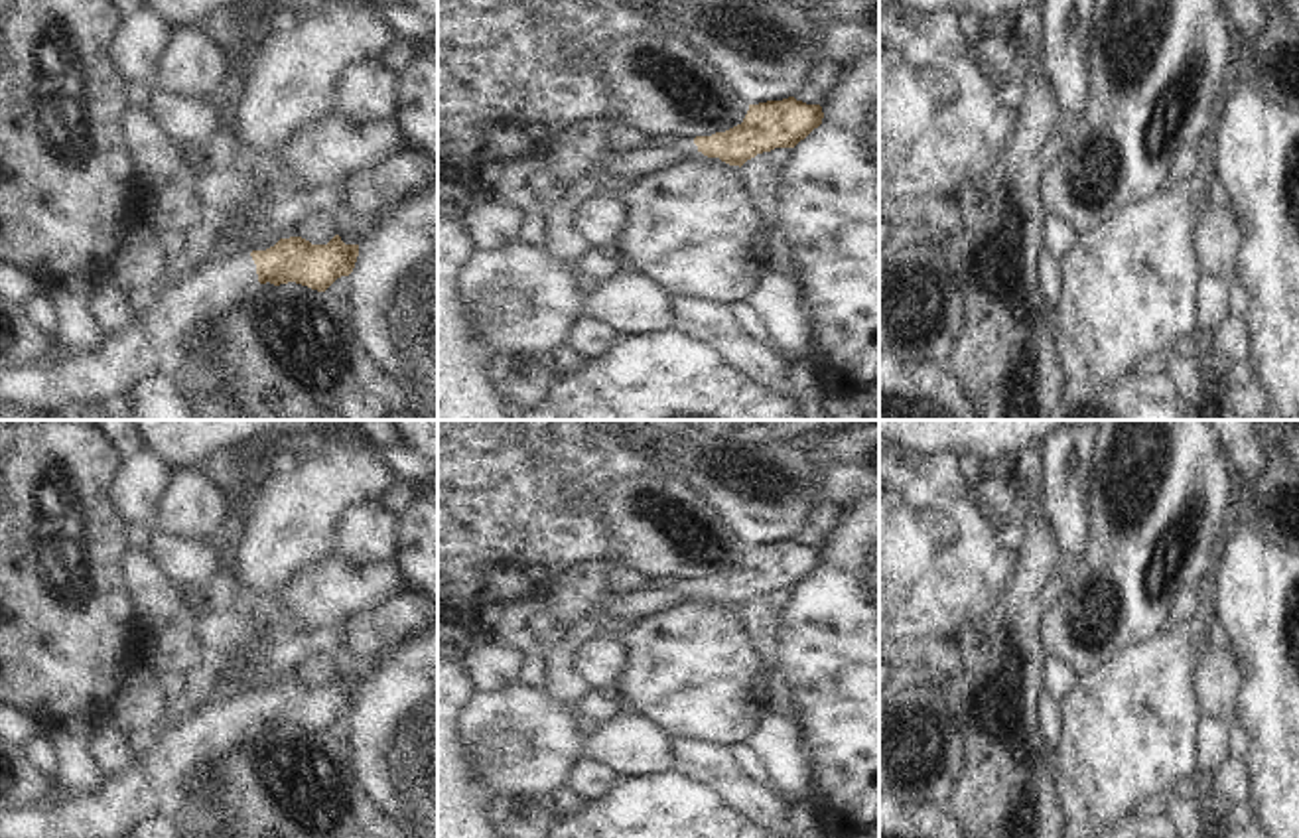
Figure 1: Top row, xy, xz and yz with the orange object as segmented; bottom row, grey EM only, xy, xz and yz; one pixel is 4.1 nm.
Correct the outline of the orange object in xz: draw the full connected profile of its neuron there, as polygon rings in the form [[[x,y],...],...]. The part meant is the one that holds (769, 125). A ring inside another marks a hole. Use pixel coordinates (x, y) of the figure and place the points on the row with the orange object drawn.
[[[794,97],[749,105],[741,124],[716,132],[712,136],[672,136],[658,138],[652,144],[672,144],[686,152],[702,152],[708,158],[719,158],[729,166],[743,166],[757,154],[775,148],[794,148],[814,128],[822,124],[820,105],[806,105]]]

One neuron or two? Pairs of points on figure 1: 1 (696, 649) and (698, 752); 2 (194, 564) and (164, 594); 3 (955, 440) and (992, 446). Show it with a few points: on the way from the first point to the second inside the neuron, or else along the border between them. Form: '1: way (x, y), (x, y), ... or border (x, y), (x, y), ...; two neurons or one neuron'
1: border (675, 734), (722, 742), (728, 748); two neurons
2: border (146, 549), (182, 588); two neurons
3: way (964, 440), (982, 440); one neuron

